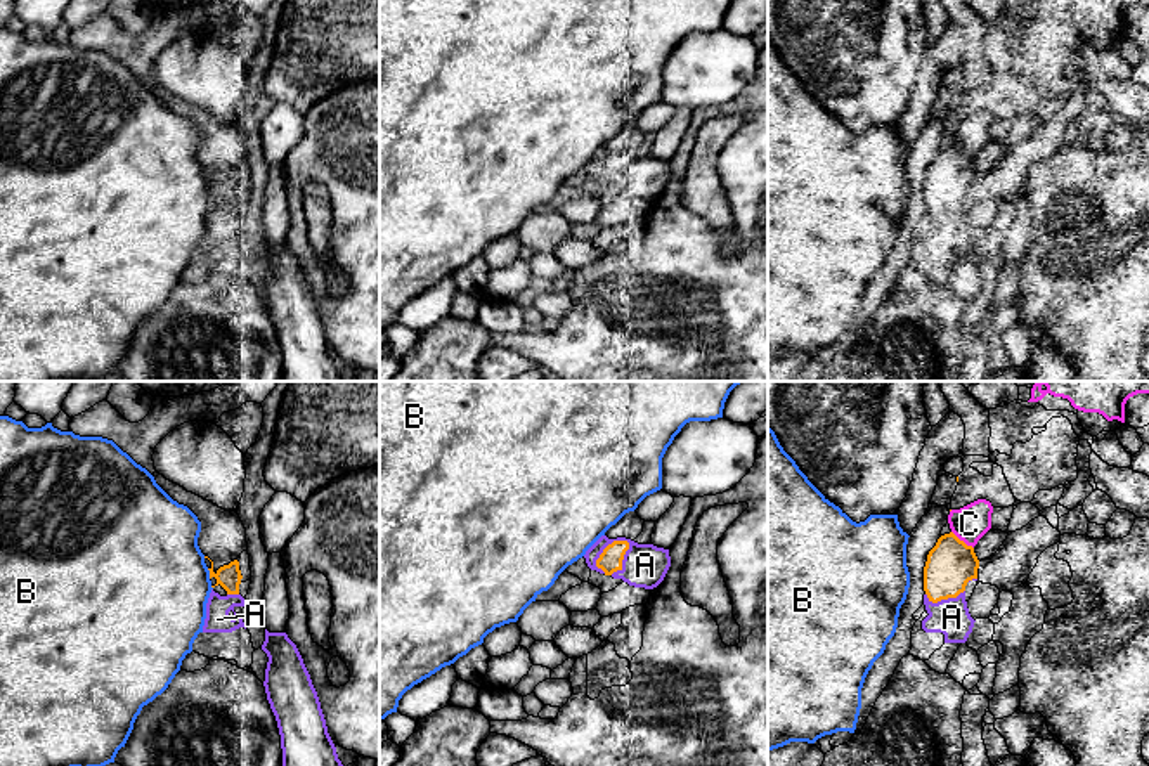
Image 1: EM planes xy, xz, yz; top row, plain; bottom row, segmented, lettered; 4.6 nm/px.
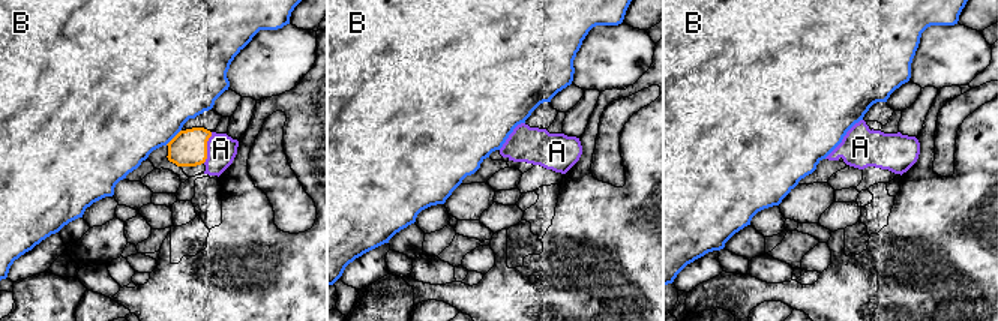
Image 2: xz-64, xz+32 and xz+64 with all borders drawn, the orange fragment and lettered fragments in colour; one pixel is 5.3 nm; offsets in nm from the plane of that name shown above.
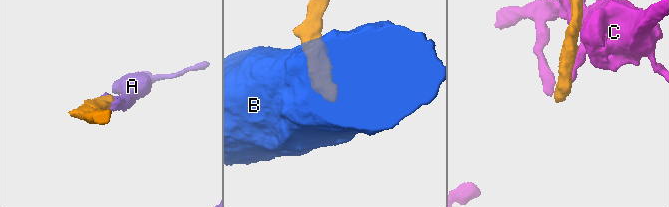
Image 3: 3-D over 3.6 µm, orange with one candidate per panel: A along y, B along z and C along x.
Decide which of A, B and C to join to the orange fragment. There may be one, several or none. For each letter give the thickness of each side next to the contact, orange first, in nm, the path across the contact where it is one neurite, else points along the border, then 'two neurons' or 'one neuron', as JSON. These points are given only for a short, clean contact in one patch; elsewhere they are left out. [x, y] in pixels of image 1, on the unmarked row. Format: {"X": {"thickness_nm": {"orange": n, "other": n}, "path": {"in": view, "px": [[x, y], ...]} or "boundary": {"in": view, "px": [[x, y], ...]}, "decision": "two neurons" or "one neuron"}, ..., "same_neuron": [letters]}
{"A": {"thickness_nm": {"orange": 110, "other": 200}, "decision": "one neuron"}, "B": {"thickness_nm": {"orange": 110, "other": 480}, "decision": "two neurons"}, "C": {"thickness_nm": {"orange": 220, "other": 170}, "decision": "two neurons"}, "same_neuron": ["A"]}

